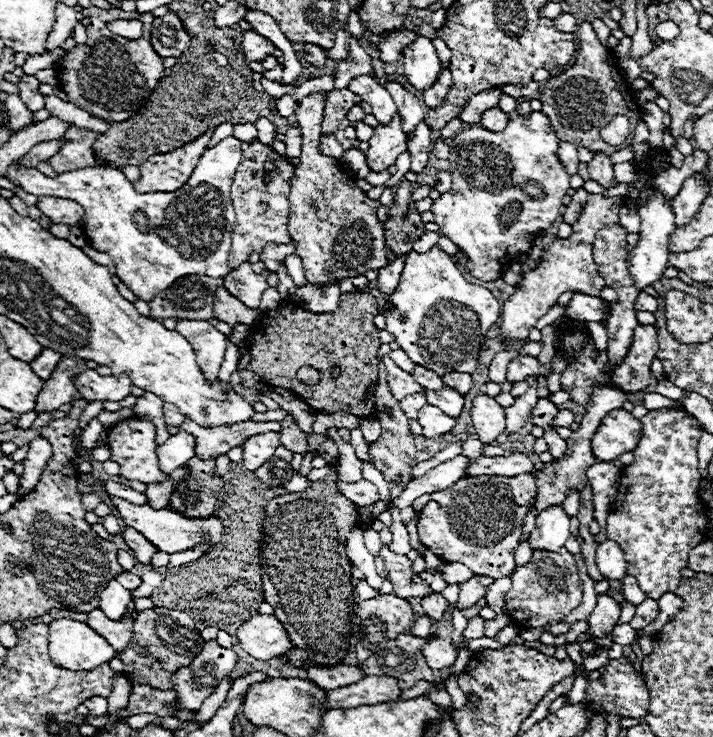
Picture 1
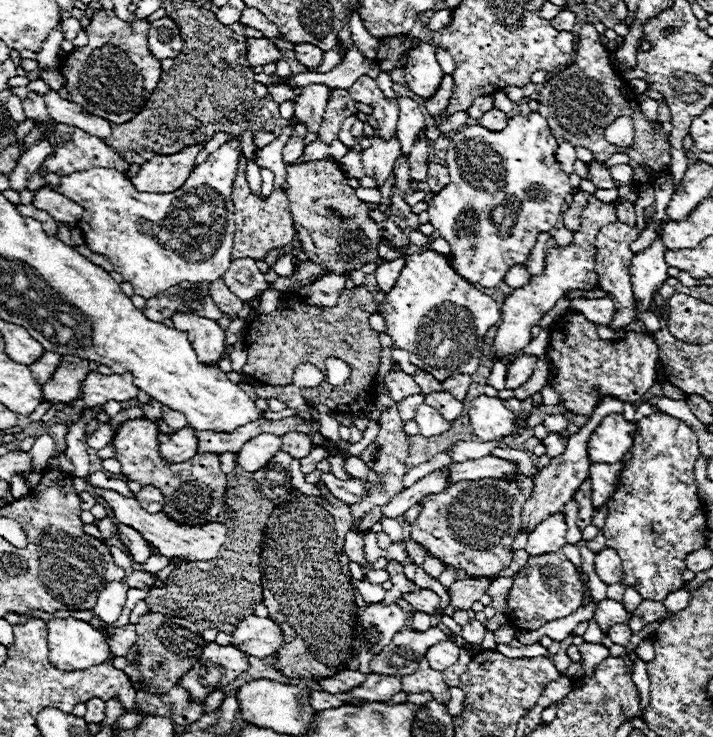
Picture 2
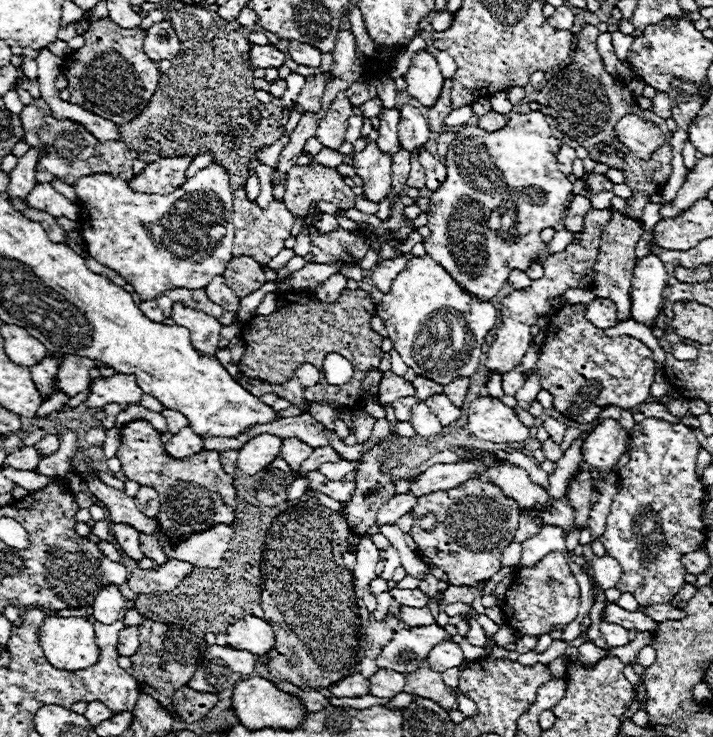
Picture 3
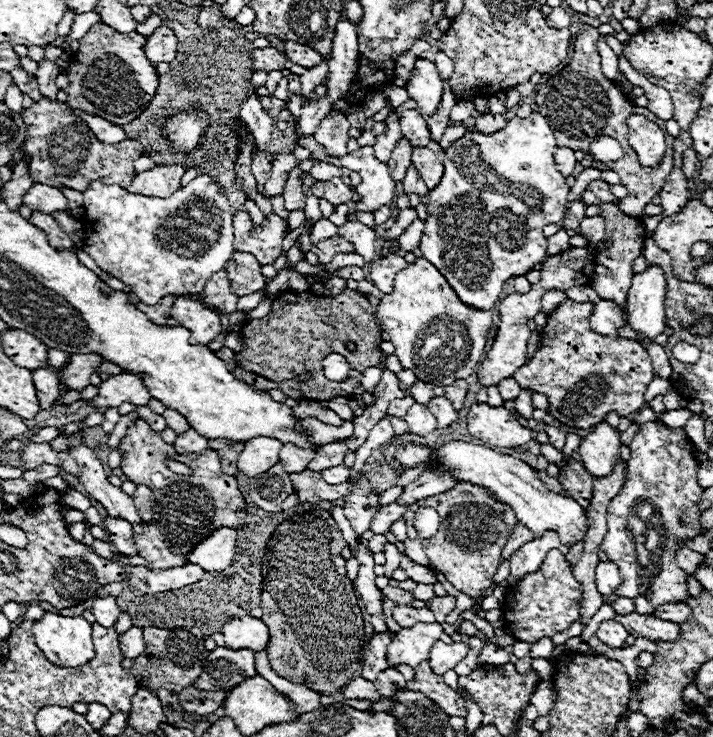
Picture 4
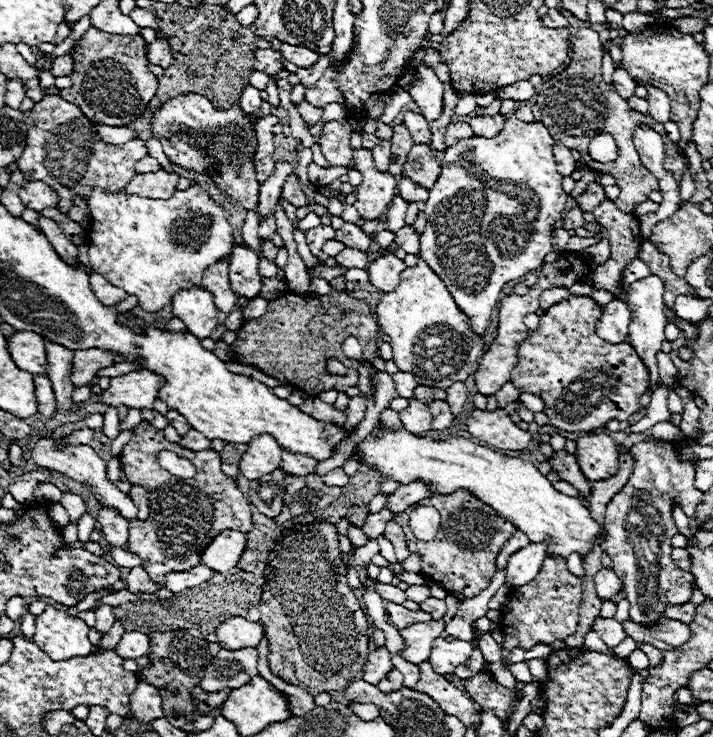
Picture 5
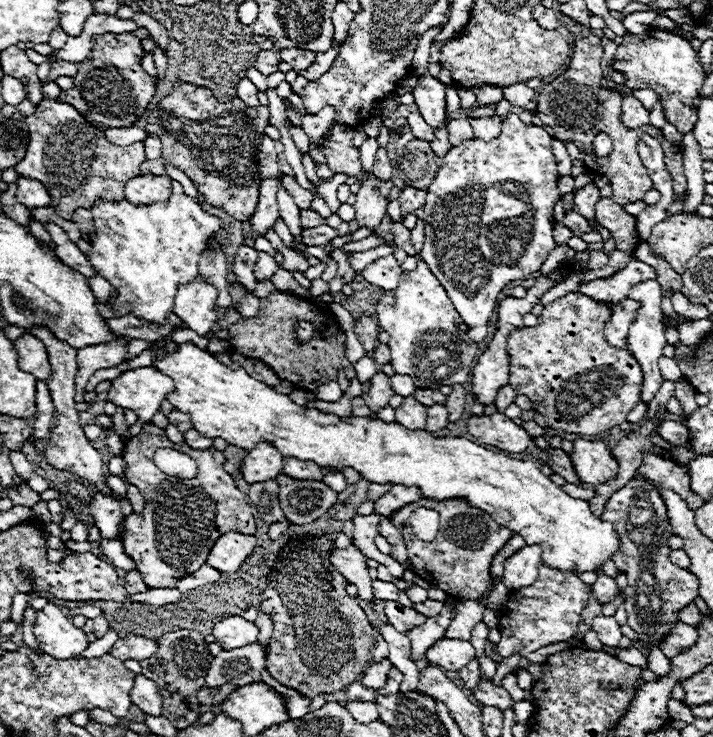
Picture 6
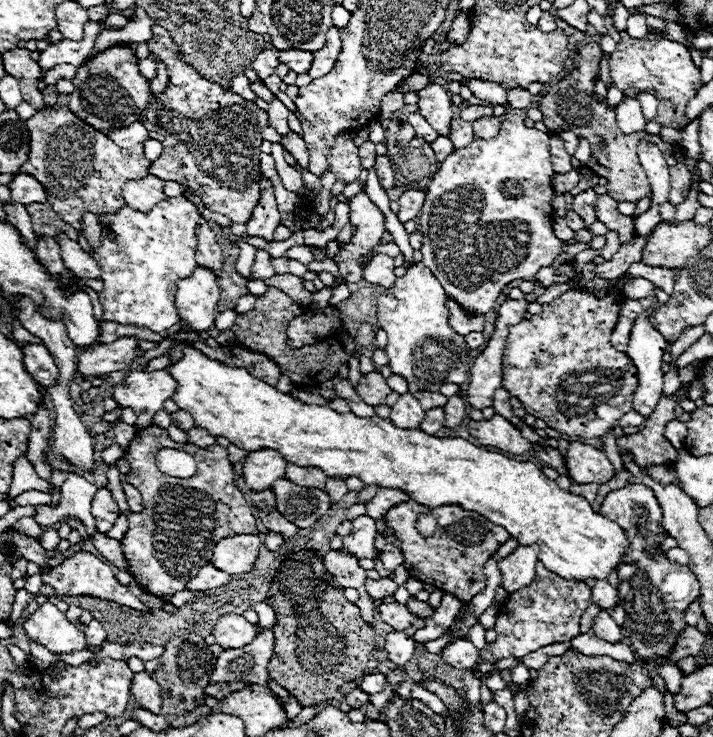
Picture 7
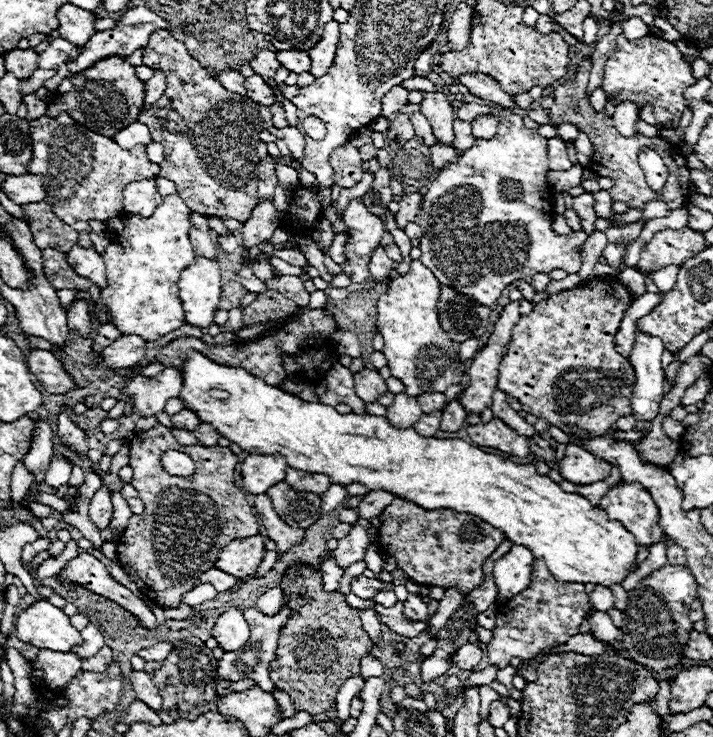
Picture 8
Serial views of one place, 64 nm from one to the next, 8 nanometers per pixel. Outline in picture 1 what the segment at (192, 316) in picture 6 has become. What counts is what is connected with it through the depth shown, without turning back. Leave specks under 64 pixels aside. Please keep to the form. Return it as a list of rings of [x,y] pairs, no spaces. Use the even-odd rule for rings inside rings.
[[[178,320],[176,332],[182,334],[196,352],[196,362],[208,382],[218,378],[220,364],[226,352],[226,336],[206,320]]]

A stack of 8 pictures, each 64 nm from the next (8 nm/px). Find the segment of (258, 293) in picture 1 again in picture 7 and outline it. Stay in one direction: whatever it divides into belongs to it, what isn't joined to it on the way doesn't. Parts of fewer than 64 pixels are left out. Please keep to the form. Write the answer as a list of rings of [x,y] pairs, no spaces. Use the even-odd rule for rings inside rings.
[[[240,242],[238,246],[240,246],[240,256],[236,260],[236,272],[244,278],[252,278],[252,264],[256,258],[256,248],[246,242]]]

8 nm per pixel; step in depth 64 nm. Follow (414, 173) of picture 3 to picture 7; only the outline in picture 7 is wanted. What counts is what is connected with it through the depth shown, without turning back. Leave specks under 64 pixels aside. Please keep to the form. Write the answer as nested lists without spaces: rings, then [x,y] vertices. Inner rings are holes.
[[[406,190],[406,192],[400,196],[400,200],[398,200],[398,204],[400,204],[398,220],[400,220],[402,224],[418,216],[418,212],[420,212],[420,208],[422,208],[422,204],[424,204],[424,196],[426,196],[426,194],[424,194],[422,190]]]

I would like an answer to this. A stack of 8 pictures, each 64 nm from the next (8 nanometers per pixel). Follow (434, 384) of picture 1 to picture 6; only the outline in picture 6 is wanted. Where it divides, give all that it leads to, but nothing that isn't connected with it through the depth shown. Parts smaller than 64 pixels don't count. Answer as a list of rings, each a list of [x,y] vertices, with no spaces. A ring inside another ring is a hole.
[[[416,388],[414,398],[418,398],[418,402],[422,402],[424,406],[432,406],[434,402],[446,402],[446,394],[442,394],[440,390],[428,390],[428,388]]]

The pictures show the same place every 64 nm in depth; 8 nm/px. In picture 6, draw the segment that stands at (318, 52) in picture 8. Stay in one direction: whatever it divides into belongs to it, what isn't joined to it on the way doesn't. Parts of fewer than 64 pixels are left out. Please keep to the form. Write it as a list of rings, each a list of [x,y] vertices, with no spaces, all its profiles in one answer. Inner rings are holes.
[[[334,40],[334,46],[328,50],[328,52],[322,52],[322,54],[316,54],[316,60],[314,60],[314,64],[308,68],[308,70],[304,70],[304,72],[300,72],[304,78],[308,78],[310,82],[314,82],[314,80],[318,80],[330,66],[332,66],[332,62],[334,62],[334,58],[338,56],[338,42]]]

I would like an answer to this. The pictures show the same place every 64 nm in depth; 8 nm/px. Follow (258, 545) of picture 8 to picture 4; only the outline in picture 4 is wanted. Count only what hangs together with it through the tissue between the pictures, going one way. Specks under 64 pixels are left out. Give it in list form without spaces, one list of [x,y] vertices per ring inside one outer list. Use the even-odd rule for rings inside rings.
[[[218,528],[208,538],[200,540],[188,554],[190,564],[198,564],[208,572],[220,572],[232,564],[234,558],[234,544],[236,544],[236,530],[232,528]]]

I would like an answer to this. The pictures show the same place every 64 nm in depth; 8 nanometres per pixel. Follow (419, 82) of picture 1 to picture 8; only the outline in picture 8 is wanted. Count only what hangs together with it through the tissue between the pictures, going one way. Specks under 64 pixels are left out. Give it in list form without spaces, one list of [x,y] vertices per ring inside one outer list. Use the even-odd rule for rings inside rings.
[[[422,92],[422,102],[420,102],[420,112],[432,122],[430,126],[434,128],[434,136],[438,142],[452,144],[454,140],[454,130],[452,122],[456,118],[456,112],[452,110],[452,104],[446,94],[442,92]]]

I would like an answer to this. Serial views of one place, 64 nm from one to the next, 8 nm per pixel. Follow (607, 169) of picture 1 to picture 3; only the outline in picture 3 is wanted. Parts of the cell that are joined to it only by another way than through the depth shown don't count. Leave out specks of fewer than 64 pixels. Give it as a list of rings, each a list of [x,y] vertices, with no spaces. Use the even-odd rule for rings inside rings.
[[[588,174],[588,192],[596,194],[602,190],[612,190],[614,184],[604,174]]]

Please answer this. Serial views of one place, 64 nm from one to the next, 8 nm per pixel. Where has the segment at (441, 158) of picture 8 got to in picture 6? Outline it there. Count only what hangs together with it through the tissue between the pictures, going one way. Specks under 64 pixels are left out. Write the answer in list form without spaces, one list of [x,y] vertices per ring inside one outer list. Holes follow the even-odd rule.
[[[444,120],[440,128],[434,128],[434,134],[436,134],[436,136],[434,136],[434,140],[430,142],[434,154],[438,154],[438,156],[444,156],[444,154],[452,148],[450,142],[448,142],[448,130],[446,130],[446,126],[448,126],[448,120]]]

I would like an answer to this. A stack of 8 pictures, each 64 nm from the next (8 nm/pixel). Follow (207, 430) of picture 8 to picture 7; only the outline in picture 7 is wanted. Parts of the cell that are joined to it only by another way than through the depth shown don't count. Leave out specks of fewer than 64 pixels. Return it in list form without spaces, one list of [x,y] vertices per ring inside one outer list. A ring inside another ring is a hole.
[[[190,428],[190,432],[186,432],[186,434],[188,434],[188,442],[196,444],[196,446],[212,446],[216,442],[216,438],[210,436],[202,428]]]

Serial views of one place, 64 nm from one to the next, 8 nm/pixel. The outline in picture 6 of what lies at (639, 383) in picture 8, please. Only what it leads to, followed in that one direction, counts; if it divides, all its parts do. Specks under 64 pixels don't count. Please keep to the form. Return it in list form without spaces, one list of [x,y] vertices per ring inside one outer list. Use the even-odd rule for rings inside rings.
[[[644,280],[632,286],[630,300],[636,300],[640,304],[640,308],[636,310],[636,318],[630,326],[630,334],[628,334],[628,350],[634,354],[634,358],[638,358],[644,378],[646,378],[646,386],[642,386],[642,400],[650,402],[650,398],[658,392],[660,384],[664,382],[660,368],[658,368],[658,360],[662,356],[662,348],[666,346],[666,338],[664,338],[664,314],[660,310],[660,300],[662,300],[662,286],[658,284],[658,280]]]

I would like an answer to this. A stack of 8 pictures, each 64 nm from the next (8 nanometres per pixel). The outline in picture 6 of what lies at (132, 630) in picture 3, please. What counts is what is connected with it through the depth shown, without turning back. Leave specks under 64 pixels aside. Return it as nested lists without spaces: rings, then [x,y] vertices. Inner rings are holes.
[[[124,636],[110,650],[114,658],[122,660],[144,660],[150,658],[154,652],[156,652],[156,642],[144,636]]]

